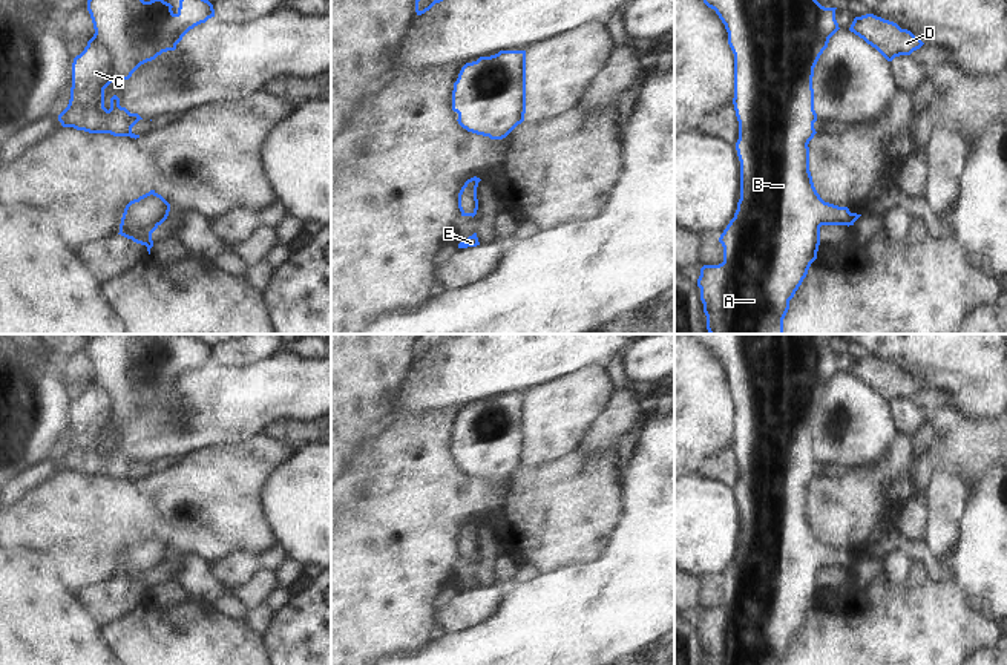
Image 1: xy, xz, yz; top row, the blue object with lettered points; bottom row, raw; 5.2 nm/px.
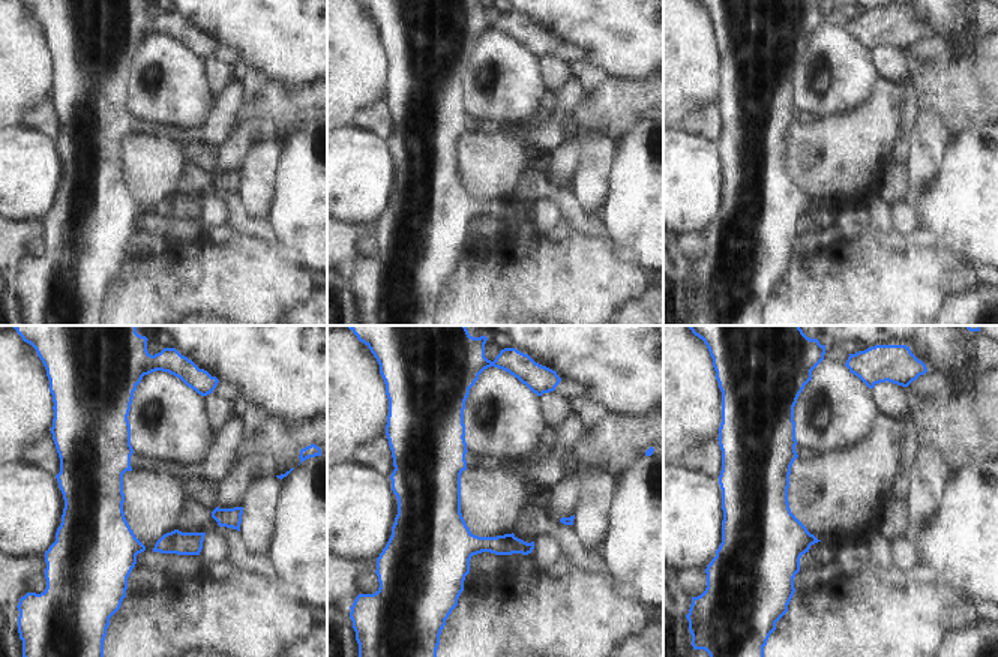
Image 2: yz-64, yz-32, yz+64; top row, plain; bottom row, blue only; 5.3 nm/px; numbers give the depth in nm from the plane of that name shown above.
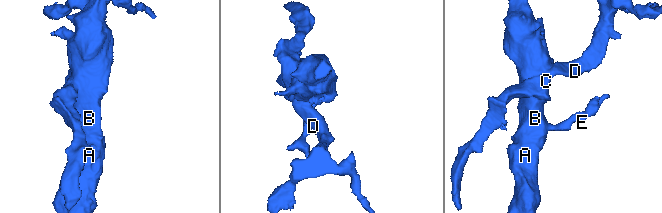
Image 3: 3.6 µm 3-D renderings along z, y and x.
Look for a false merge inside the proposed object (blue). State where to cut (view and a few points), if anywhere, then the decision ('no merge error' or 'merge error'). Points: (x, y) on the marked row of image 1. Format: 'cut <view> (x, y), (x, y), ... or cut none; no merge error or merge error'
cut none; no merge error

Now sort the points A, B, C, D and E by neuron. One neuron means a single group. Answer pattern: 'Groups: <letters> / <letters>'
Groups: A B C D E.

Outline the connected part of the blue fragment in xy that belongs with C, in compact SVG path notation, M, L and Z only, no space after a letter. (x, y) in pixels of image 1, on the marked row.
M87 0L95 34L84 51L72 63L72 87L67 107L58 115L63 127L74 127L89 133L110 133L113 136L139 138L132 127L143 120L120 106L120 98L110 98L110 109L104 107L104 89L110 83L129 80L144 63L167 51L175 51L182 37L195 26L215 17L208 0L179 0L178 12L164 0Z

